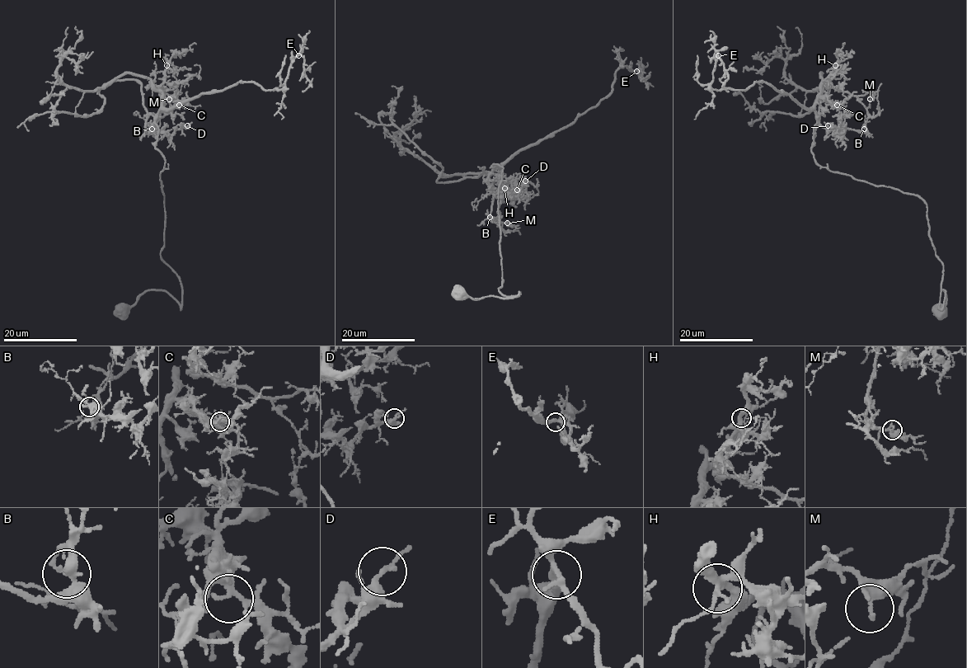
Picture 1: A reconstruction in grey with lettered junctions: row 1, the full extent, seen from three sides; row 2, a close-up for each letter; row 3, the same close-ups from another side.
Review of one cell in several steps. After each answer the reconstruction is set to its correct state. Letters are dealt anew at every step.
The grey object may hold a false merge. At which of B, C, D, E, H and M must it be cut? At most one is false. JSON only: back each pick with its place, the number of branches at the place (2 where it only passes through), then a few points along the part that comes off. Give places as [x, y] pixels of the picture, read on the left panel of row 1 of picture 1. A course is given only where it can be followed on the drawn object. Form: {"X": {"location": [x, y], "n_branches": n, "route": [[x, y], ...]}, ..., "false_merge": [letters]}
{"B": {"location": [152, 129], "n_branches": 3, "route": [[152, 129], [151, 125], [174, 105], [182, 83]]}, "false_merge": ["B"]}

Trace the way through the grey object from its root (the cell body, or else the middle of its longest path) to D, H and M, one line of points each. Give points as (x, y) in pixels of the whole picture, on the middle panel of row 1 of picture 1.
D: (459, 292), (520, 294), (498, 289), (503, 168), (493, 164), (488, 176), (495, 195), (525, 181)
H: (459, 292), (473, 299), (520, 294), (498, 289), (503, 168), (493, 164), (499, 172), (489, 179), (504, 188)
M: (459, 292), (520, 294), (498, 289), (503, 168), (493, 164), (498, 218), (507, 223)

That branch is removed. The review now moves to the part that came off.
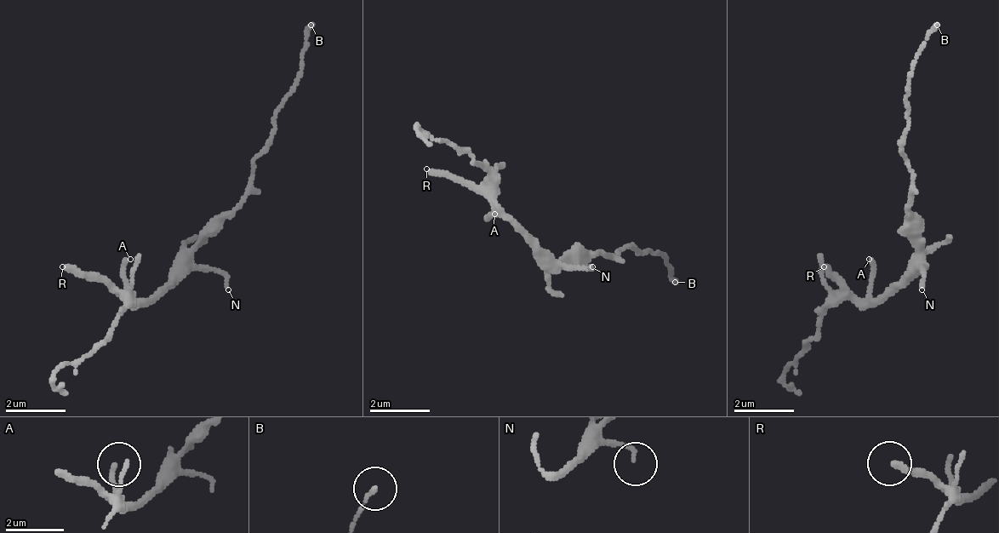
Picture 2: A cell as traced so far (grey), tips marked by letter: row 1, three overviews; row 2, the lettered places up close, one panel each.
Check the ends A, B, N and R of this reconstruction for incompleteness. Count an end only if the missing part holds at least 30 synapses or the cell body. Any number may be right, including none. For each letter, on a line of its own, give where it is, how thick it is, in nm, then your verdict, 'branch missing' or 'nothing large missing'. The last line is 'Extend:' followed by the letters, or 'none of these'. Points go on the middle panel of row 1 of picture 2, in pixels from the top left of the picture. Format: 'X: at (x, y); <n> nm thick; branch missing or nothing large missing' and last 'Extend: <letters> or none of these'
A: at (494, 214); 140 nm thick; nothing large missing
B: at (675, 282); 120 nm thick; nothing large missing
N: at (592, 266); 120 nm thick; nothing large missing
R: at (426, 169); 200 nm thick; branch missing
Extend: R

